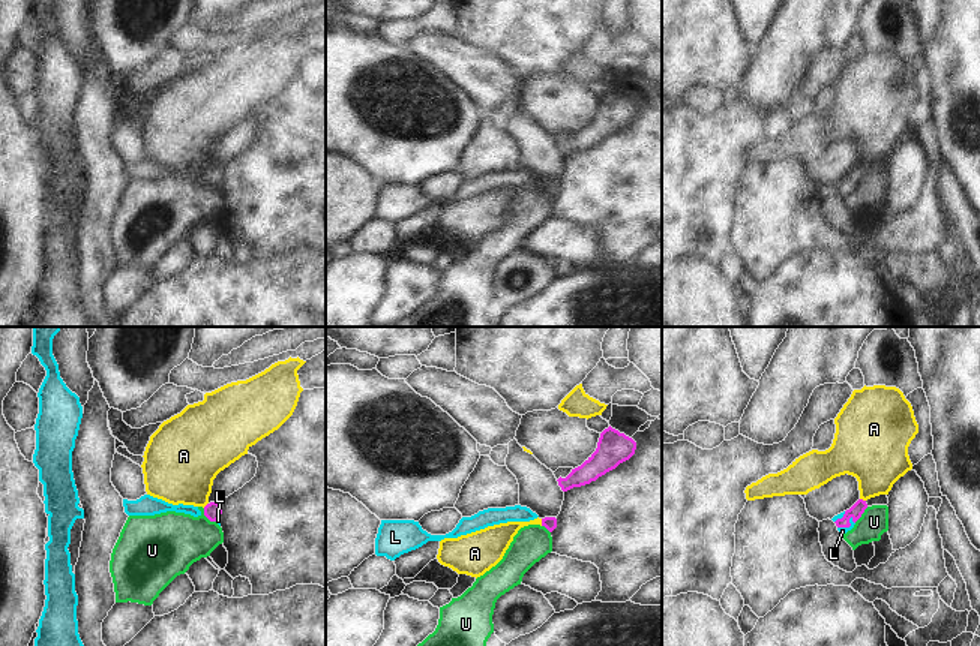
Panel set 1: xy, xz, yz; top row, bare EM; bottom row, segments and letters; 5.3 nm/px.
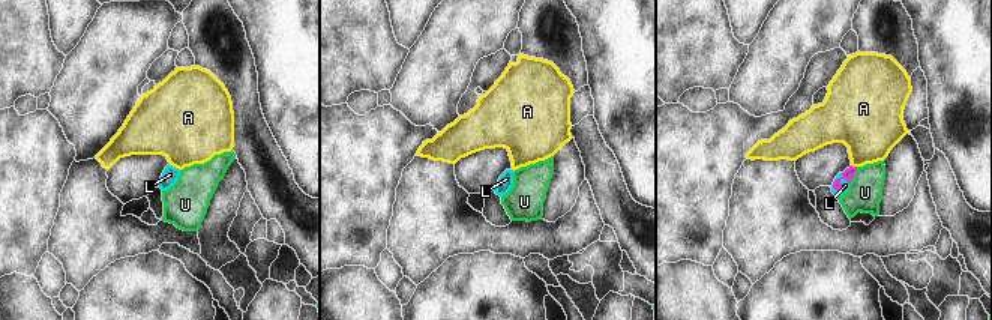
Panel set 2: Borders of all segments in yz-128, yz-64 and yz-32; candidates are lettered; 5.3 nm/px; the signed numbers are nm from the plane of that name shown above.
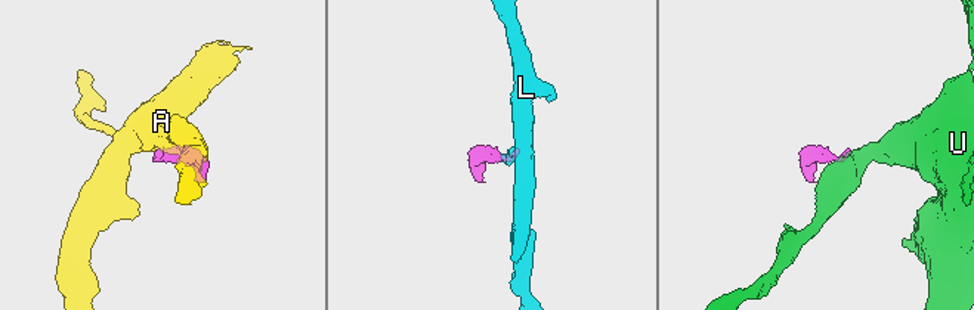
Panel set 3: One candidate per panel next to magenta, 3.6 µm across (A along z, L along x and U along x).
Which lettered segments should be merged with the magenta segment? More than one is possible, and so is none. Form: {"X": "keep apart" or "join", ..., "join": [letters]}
{"A": "keep apart", "L": "join", "U": "keep apart", "join": ["L"]}

